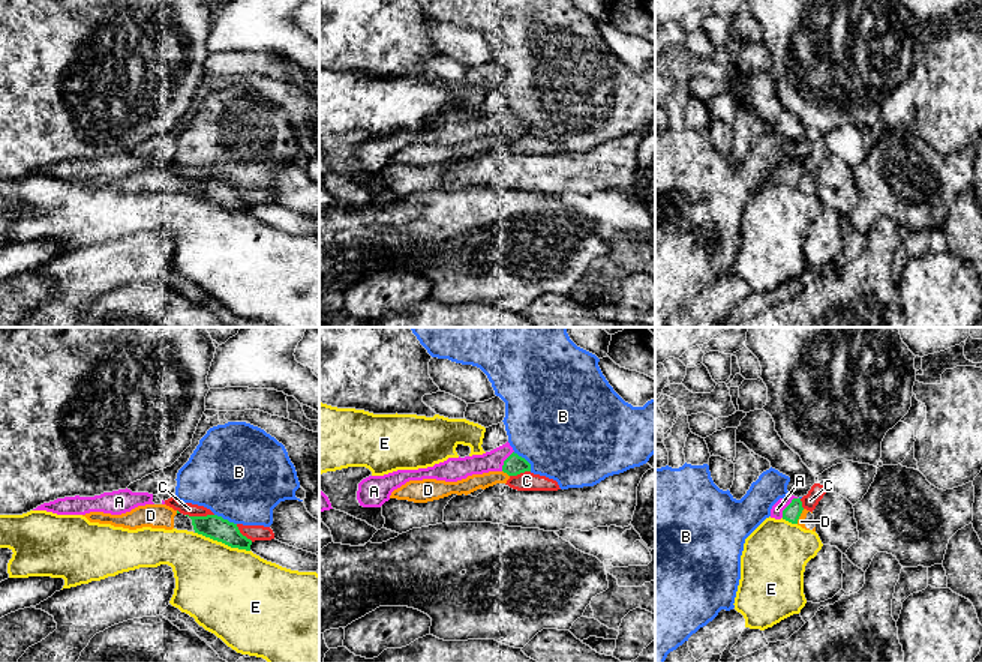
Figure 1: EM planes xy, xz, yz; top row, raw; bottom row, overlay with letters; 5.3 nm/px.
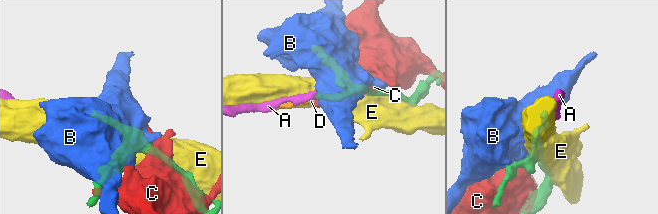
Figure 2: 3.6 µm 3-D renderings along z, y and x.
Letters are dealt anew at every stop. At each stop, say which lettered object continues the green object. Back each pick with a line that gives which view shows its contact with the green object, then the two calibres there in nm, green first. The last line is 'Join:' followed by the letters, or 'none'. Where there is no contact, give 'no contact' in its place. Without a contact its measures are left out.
A: meets green in yz; 90 nm thick on the green side, 70 nm on the other
Join: A

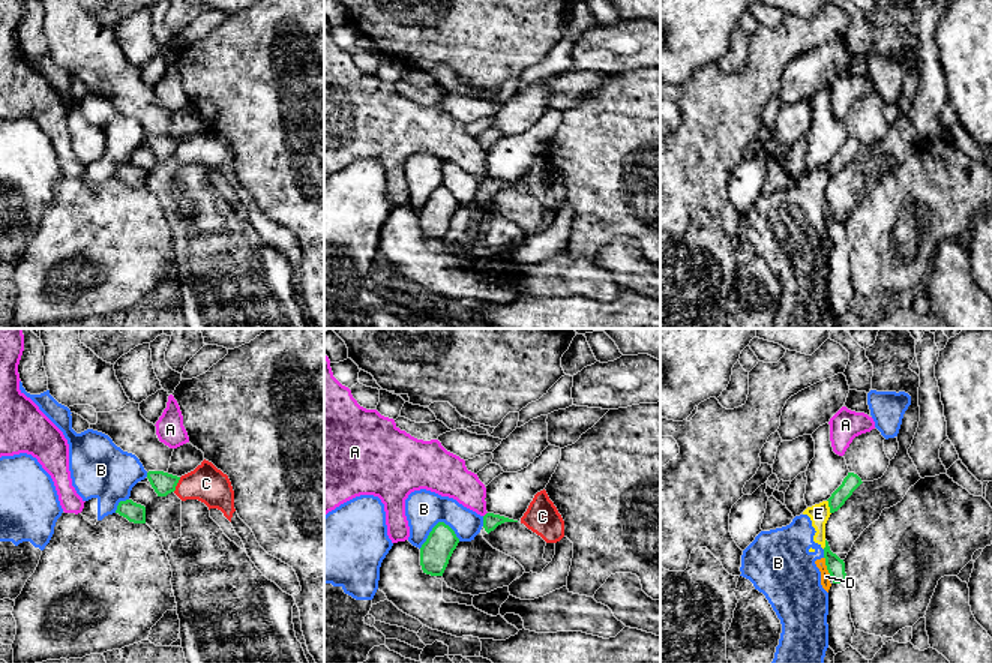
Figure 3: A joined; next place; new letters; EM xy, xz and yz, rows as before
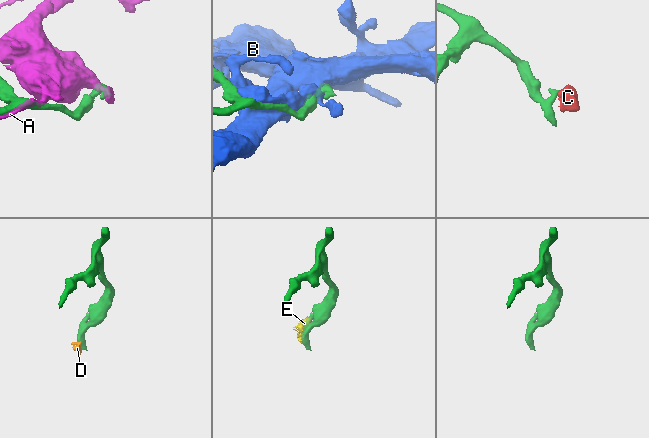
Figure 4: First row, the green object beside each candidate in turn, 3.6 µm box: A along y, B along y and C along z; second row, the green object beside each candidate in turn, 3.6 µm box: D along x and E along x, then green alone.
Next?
Join: none

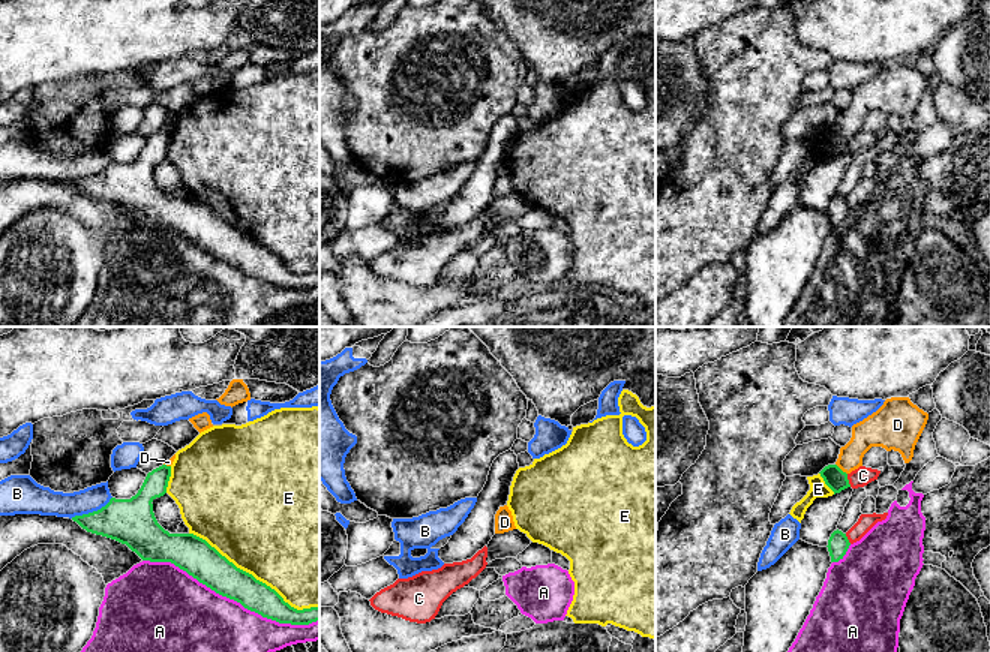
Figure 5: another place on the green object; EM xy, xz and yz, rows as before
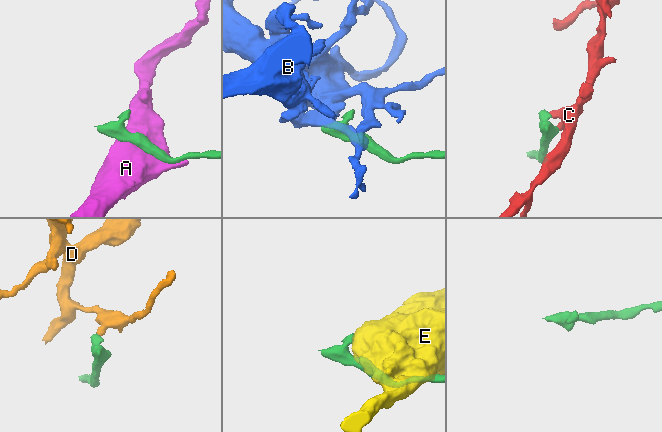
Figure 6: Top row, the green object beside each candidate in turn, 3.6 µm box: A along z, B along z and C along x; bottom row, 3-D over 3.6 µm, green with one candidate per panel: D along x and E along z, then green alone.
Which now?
Join: none

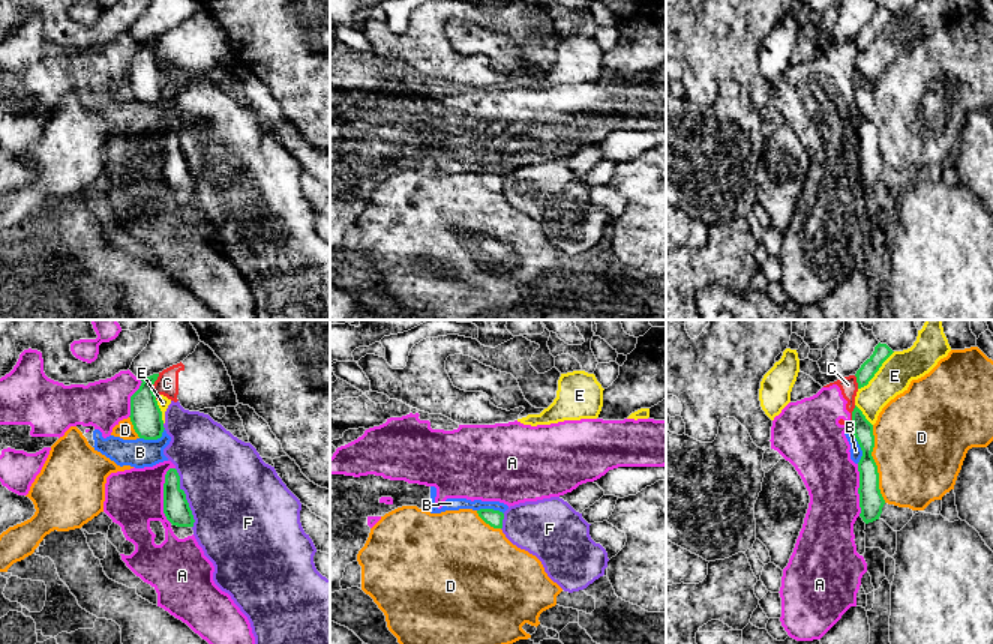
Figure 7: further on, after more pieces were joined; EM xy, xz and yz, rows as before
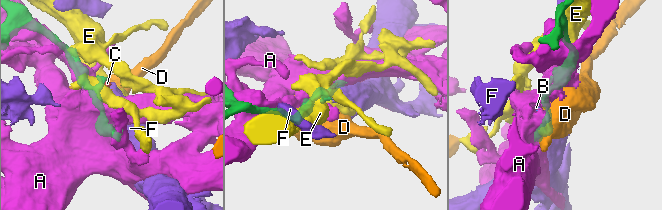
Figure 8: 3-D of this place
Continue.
Join: none

